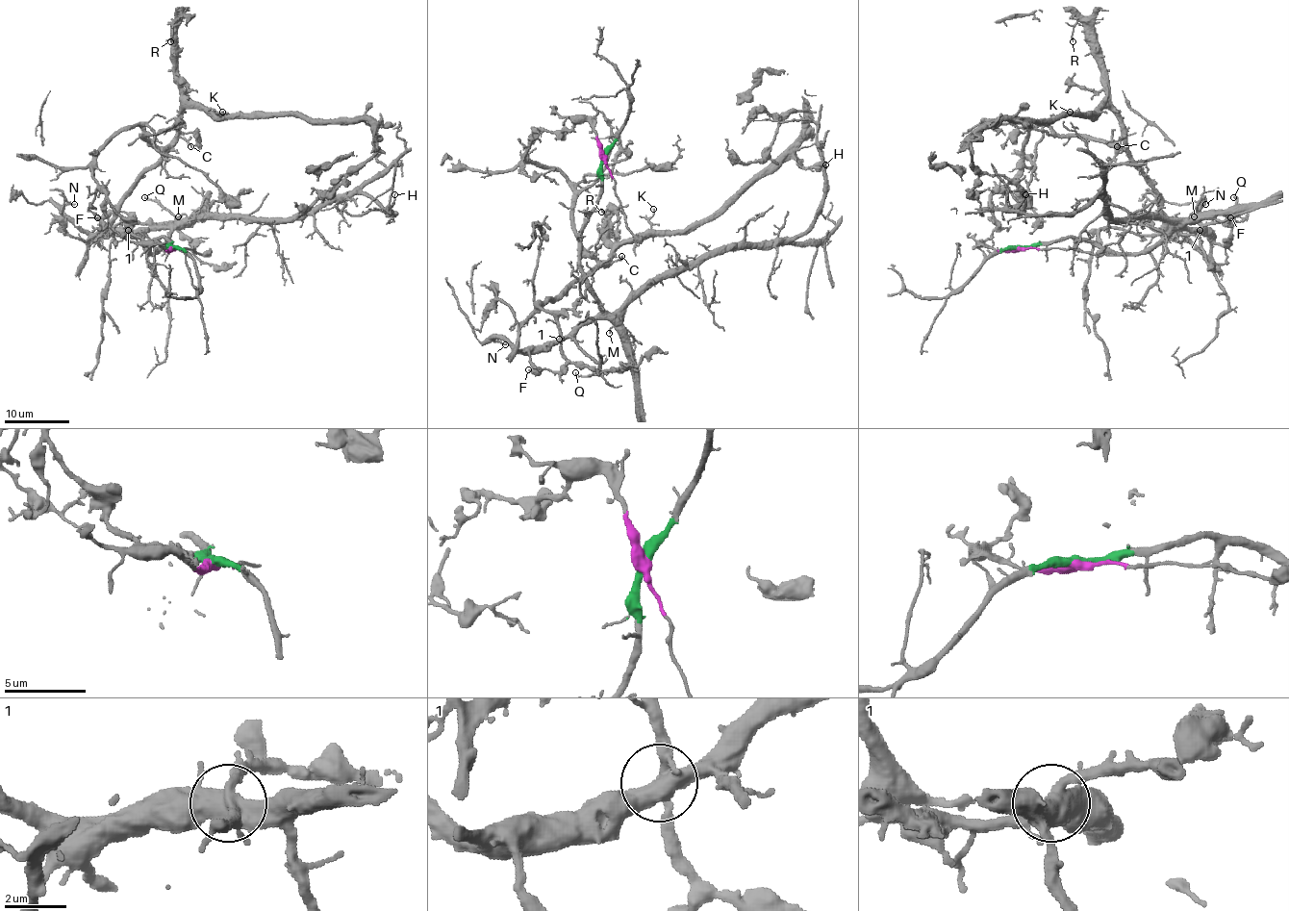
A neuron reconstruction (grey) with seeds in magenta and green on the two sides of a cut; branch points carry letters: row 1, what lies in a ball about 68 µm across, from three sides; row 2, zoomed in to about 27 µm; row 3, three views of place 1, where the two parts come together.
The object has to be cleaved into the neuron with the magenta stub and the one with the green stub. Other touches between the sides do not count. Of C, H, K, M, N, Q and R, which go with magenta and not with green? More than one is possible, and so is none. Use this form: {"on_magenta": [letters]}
{"on_magenta": ["C", "K", "R"]}

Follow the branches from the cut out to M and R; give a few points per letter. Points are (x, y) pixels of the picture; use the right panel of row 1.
M: (1018, 247), (1048, 245), (1070, 238), (1079, 238), (1115, 252), (1133, 253), (1150, 250), (1194, 216)
R: (1018, 248), (982, 243), (1027, 132), (1124, 141), (1094, 37), (1076, 24), (1073, 41)

